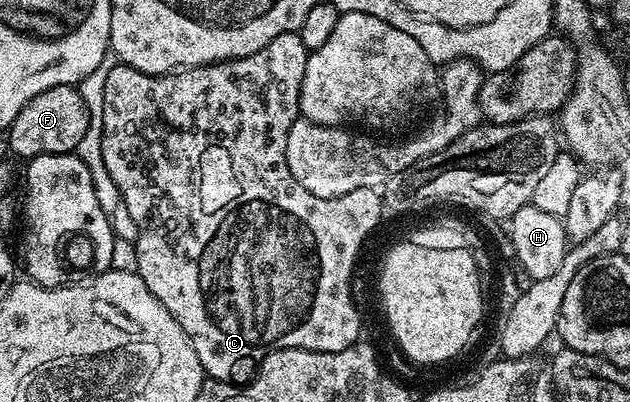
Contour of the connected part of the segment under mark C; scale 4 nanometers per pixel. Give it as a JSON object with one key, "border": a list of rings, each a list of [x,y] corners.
{"border":[[[299,32],[283,33],[278,35],[278,39],[270,39],[270,43],[266,43],[266,47],[262,47],[262,51],[254,51],[254,55],[235,57],[233,61],[215,61],[212,65],[199,65],[193,69],[178,69],[174,73],[163,73],[161,77],[146,75],[142,71],[134,71],[134,67],[116,63],[106,75],[106,95],[104,96],[104,110],[102,111],[102,163],[106,163],[106,171],[110,171],[110,179],[114,179],[114,183],[118,183],[123,212],[128,212],[128,217],[132,220],[133,227],[136,228],[135,272],[140,274],[142,283],[146,283],[146,287],[150,287],[154,299],[158,299],[158,303],[162,303],[162,307],[166,307],[166,311],[170,311],[170,315],[174,315],[178,327],[182,327],[182,331],[186,331],[186,335],[192,340],[192,346],[202,363],[205,374],[214,381],[227,381],[230,385],[238,386],[247,385],[251,382],[258,368],[258,363],[263,361],[266,353],[272,353],[276,349],[309,349],[310,351],[326,351],[327,353],[346,351],[346,347],[355,345],[362,337],[360,313],[356,310],[355,303],[352,302],[352,268],[356,265],[356,256],[359,255],[364,240],[375,231],[376,224],[380,221],[382,197],[377,190],[359,189],[334,199],[322,199],[318,195],[310,195],[310,191],[306,191],[306,187],[302,187],[302,183],[298,183],[298,179],[294,179],[294,175],[290,175],[290,167],[286,163],[286,135],[292,124],[296,122],[297,117],[300,116],[302,75],[306,75],[306,59],[309,52],[310,50],[302,43]]]}

